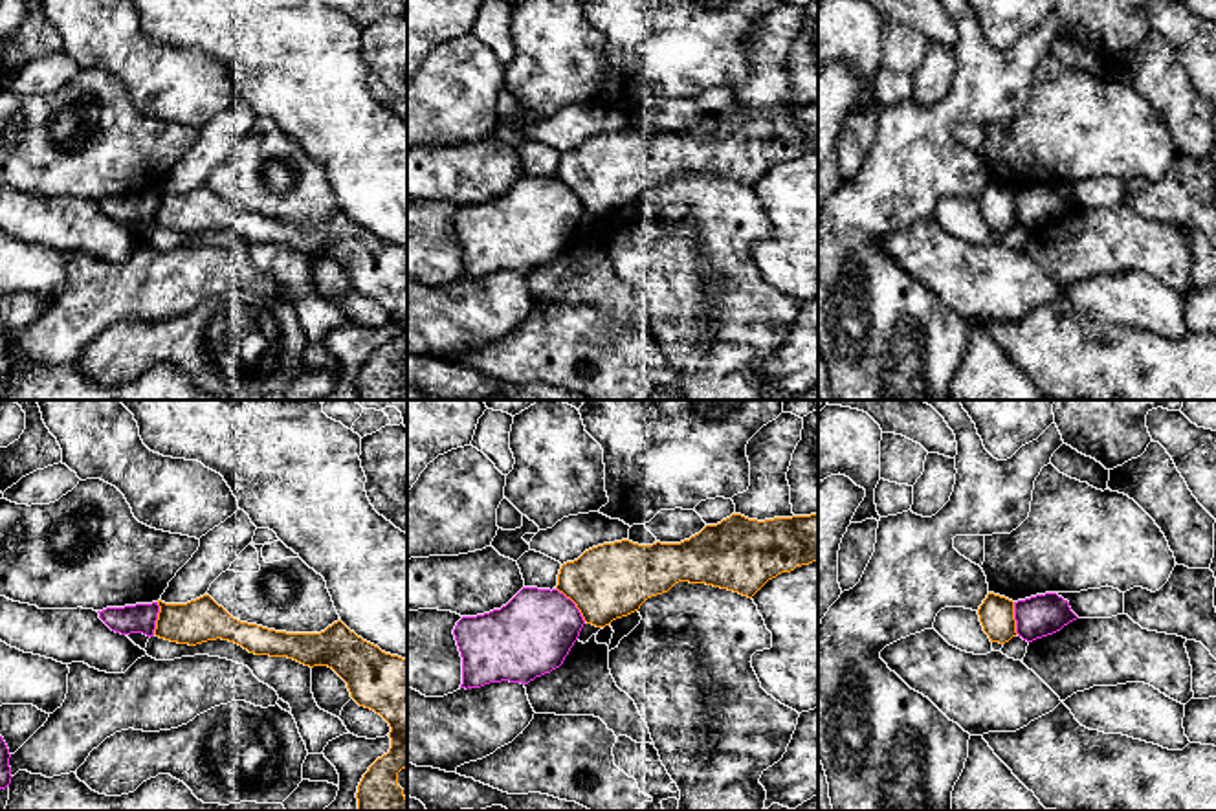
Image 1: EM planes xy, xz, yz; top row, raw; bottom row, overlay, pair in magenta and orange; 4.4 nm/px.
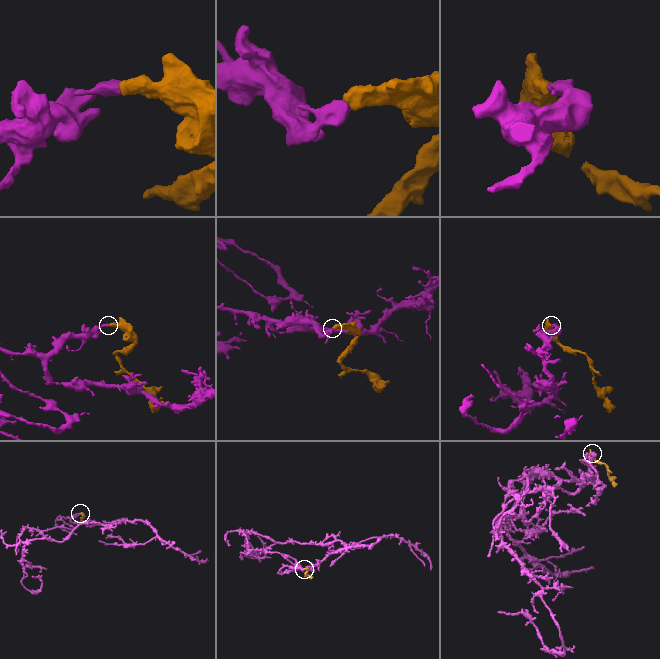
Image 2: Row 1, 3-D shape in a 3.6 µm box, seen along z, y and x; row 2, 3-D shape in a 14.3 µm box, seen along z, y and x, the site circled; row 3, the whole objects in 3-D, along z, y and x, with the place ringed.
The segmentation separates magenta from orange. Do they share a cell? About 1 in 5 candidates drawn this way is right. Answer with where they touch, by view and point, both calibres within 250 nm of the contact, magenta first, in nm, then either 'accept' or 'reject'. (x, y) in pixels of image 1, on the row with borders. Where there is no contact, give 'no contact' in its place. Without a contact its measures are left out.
contact xz (574, 604); calibres 360 and 320 nm; reject

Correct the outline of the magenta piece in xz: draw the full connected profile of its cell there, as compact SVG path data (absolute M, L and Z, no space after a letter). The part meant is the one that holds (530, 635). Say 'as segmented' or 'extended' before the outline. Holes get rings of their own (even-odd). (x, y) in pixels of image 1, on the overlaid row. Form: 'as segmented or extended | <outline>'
as segmented | M523 587L506 605L462 617L455 640L462 657L460 688L490 683L528 684L559 668L585 620L558 589Z

